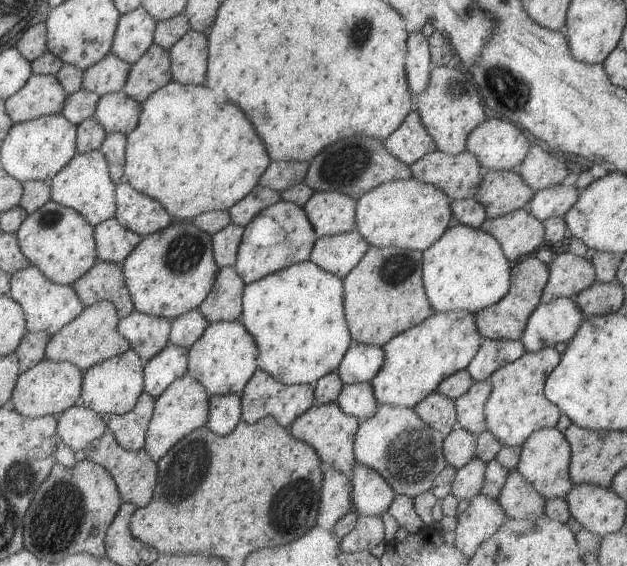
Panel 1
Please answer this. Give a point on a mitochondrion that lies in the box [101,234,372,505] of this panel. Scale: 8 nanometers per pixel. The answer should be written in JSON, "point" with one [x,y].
{"point":[192,460]}

